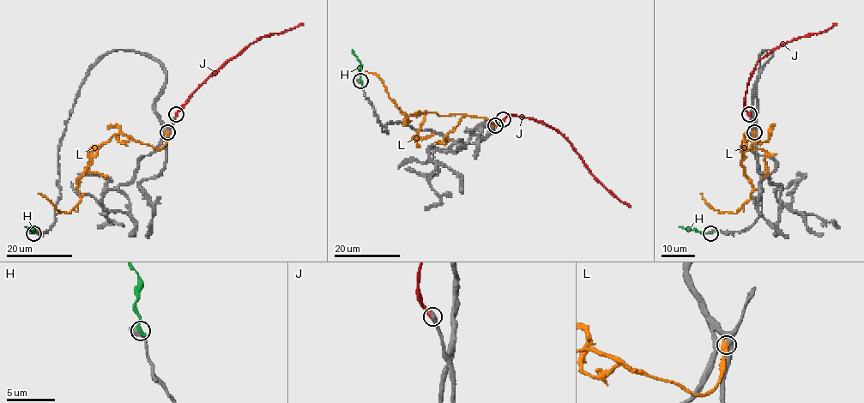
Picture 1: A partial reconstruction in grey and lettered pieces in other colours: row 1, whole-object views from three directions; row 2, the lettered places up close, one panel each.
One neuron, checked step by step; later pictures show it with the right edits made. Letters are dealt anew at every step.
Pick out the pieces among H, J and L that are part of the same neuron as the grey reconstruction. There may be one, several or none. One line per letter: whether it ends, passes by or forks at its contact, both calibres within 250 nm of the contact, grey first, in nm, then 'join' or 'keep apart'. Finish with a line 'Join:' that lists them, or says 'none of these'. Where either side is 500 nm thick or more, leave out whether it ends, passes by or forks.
H: 600 nm thick on the grey side, 360 nm on the other; keep apart
J: it ends there; 440 nm thick on the grey side, 480 nm on the other; join
L: 480 nm thick on the grey side, 500 nm on the other; keep apart
Join: J

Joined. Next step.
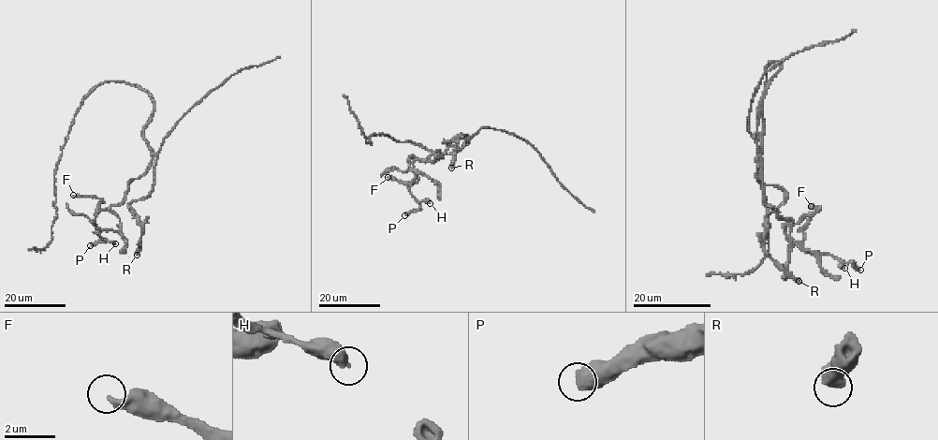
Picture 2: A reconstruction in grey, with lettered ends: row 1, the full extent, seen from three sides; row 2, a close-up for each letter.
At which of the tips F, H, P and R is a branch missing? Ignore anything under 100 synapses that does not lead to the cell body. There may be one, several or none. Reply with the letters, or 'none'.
none

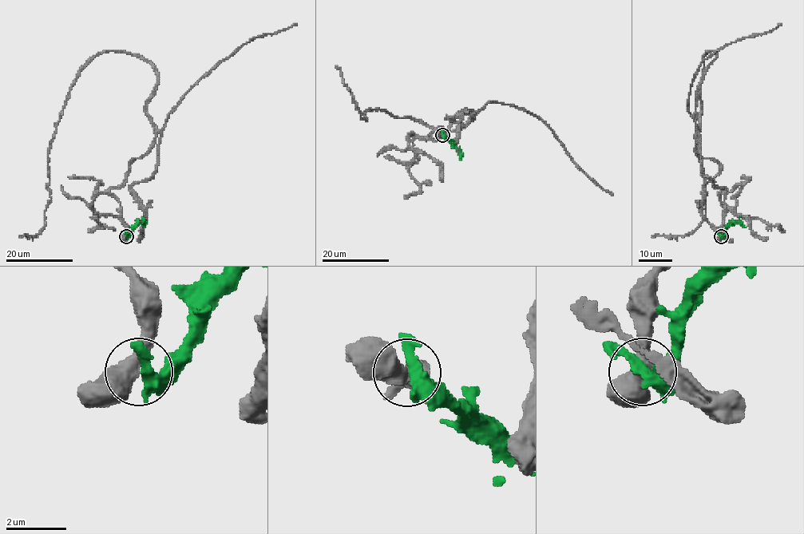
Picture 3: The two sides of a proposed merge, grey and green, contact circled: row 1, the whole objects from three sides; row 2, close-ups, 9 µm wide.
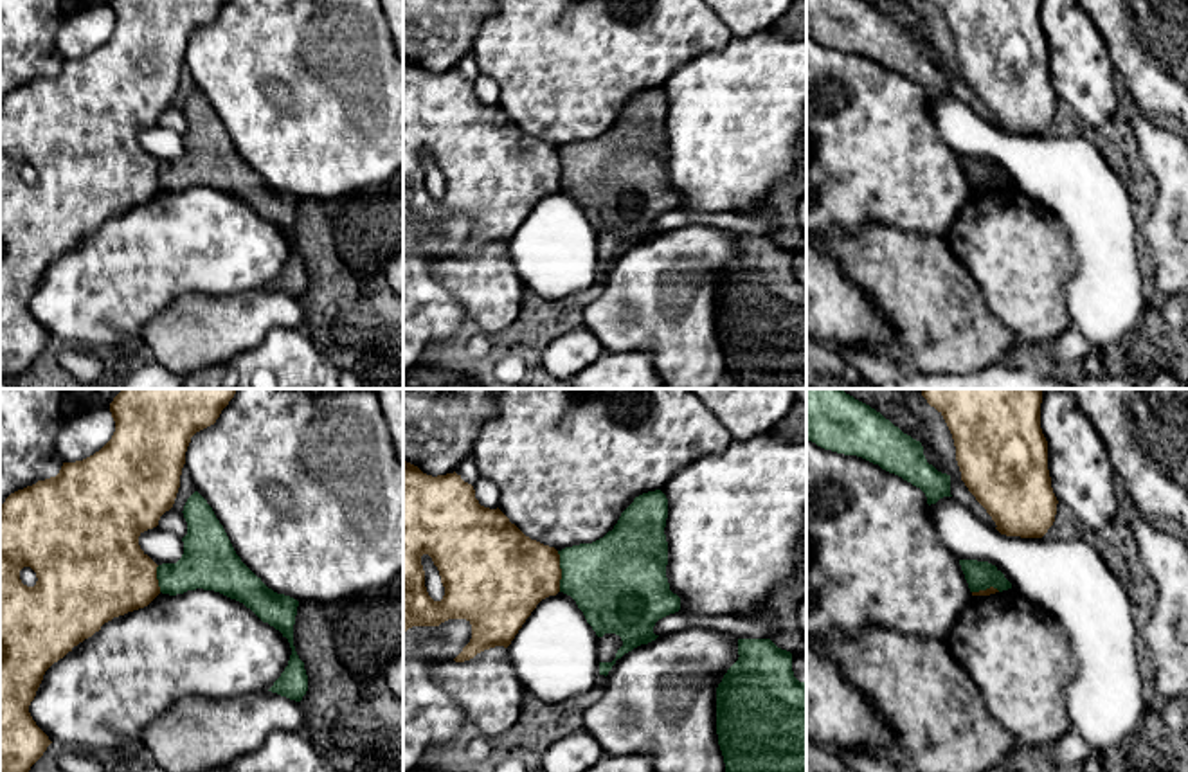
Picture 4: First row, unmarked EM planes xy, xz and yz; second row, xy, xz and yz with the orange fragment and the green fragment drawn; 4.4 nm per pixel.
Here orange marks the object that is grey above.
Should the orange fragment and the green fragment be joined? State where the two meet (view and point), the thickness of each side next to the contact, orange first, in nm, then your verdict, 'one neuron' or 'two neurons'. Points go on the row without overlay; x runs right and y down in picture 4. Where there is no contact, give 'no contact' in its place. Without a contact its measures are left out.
contact xz (560, 168); calibres 400 and 400 nm; two neurons

